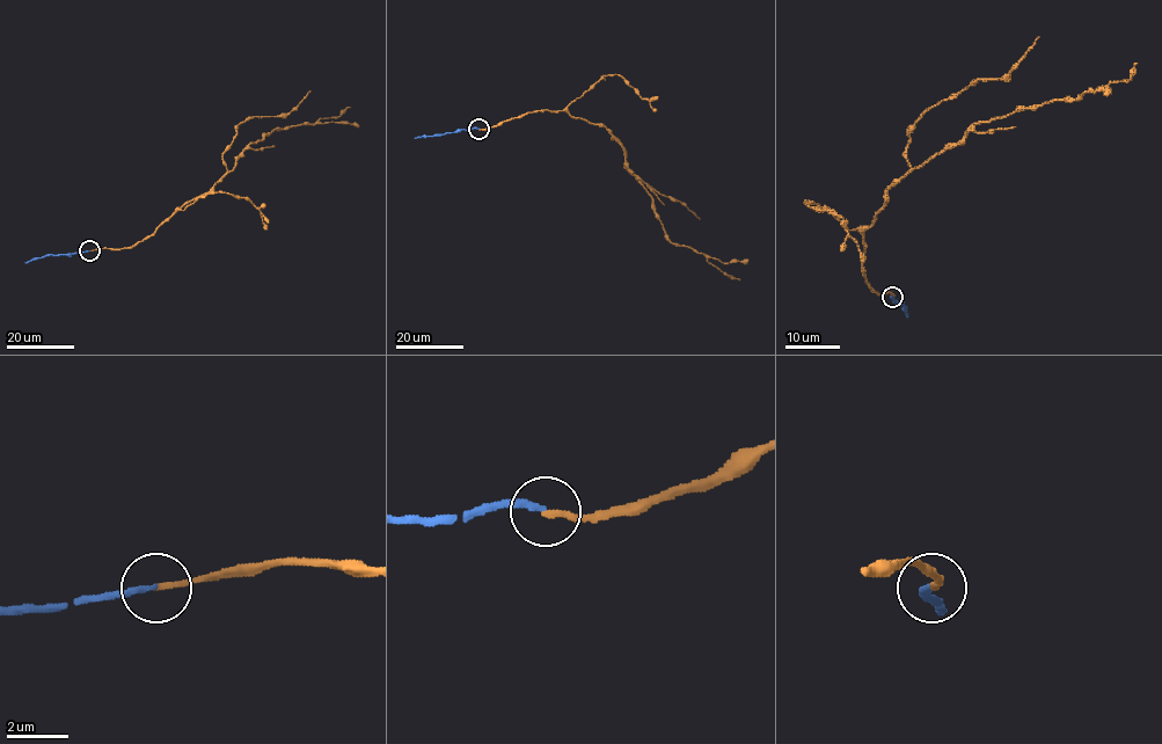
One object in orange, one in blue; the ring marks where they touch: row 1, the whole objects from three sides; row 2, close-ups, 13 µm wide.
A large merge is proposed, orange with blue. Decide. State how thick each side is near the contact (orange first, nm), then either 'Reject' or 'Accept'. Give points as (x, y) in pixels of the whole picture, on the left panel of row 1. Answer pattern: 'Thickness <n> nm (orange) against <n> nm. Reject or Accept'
Thickness 200 nm (orange) against 170 nm. Accept

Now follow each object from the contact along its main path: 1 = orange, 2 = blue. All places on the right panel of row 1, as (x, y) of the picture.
1: (893, 296), (867, 283), (861, 259), (864, 232), (886, 191), (976, 124), (1127, 81), (1137, 63)
2: (893, 296), (908, 315)

